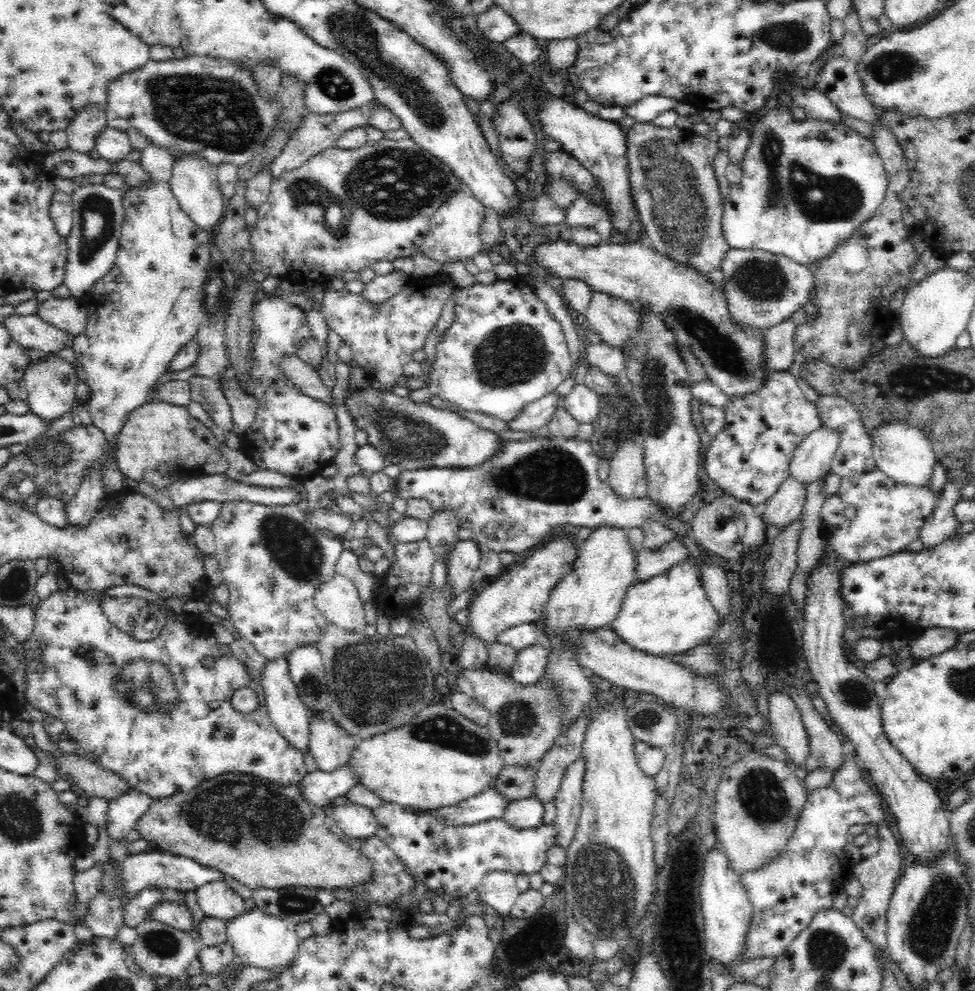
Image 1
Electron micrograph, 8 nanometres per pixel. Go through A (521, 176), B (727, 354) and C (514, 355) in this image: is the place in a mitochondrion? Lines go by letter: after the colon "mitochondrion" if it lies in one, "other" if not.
A: other
B: mitochondrion
C: mitochondrion

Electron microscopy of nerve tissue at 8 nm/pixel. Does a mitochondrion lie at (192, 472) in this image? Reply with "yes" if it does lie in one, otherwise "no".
no

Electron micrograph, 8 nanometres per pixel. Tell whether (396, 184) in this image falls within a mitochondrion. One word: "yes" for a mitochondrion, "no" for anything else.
yes

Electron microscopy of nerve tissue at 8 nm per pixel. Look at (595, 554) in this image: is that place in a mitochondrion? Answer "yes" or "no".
no

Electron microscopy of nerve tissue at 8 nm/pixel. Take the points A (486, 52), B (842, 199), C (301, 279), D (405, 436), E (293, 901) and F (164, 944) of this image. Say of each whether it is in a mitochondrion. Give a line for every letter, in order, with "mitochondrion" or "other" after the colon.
A: other
B: mitochondrion
C: other
D: mitochondrion
E: mitochondrion
F: mitochondrion

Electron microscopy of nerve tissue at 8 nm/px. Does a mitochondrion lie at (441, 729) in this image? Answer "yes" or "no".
yes

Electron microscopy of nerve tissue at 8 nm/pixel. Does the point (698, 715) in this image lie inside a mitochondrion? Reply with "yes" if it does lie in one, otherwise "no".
no

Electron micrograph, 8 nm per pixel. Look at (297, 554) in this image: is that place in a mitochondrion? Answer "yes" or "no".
yes

